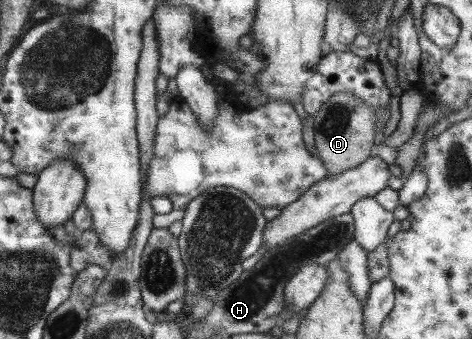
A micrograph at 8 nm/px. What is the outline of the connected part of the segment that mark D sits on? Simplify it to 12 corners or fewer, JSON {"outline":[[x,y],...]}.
{"outline":[[341,91],[312,118],[328,177],[373,153],[374,112]]}

